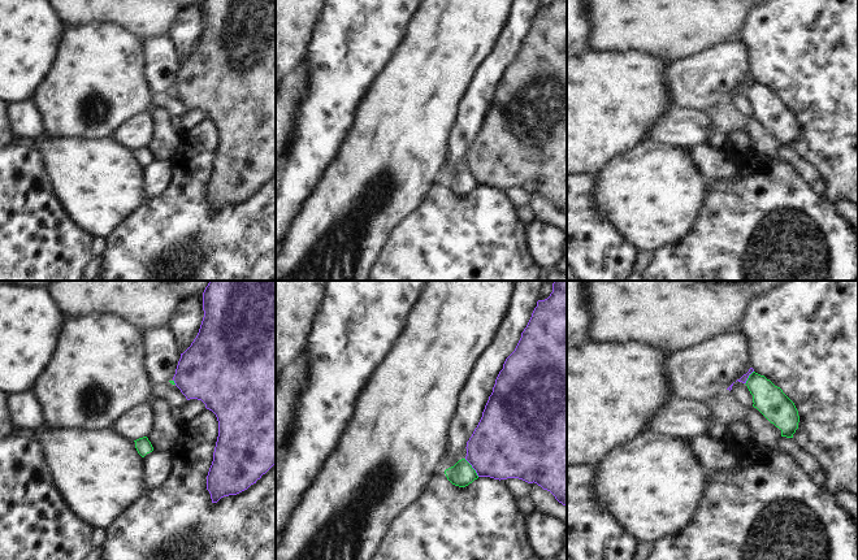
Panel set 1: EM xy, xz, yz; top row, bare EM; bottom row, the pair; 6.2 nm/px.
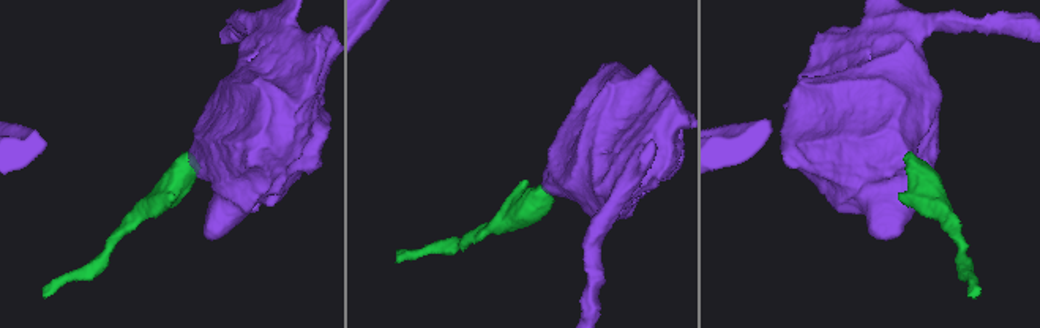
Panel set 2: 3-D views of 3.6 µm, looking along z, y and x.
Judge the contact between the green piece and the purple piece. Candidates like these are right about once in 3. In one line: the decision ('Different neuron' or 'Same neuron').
Different neuron

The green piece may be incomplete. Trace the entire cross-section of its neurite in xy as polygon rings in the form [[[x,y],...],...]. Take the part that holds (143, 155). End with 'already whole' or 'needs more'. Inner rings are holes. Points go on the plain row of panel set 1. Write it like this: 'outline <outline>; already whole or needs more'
outline [[[147,146],[139,147],[134,151],[135,151],[135,157],[142,166],[153,160],[153,156]]]; already whole

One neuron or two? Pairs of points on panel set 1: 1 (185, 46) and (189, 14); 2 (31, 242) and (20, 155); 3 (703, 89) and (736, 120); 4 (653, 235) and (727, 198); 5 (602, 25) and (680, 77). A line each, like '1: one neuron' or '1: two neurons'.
1: one neuron
2: one neuron
3: two neurons
4: two neurons
5: two neurons

